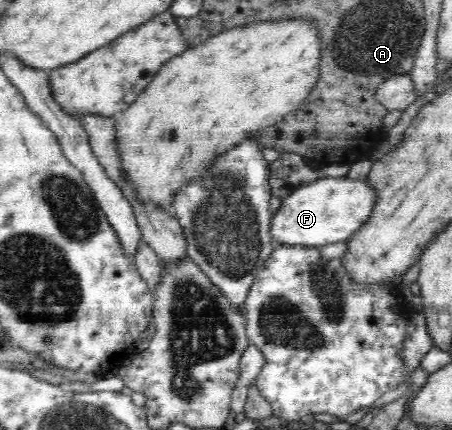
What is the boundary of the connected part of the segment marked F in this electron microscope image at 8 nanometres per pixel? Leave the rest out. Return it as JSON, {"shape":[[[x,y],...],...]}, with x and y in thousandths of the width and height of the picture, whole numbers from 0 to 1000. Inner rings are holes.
{"shape":[[[715,412],[639,449],[604,500],[600,542],[617,570],[706,577],[723,565],[768,560],[823,505],[834,444],[816,421],[759,412]]]}

